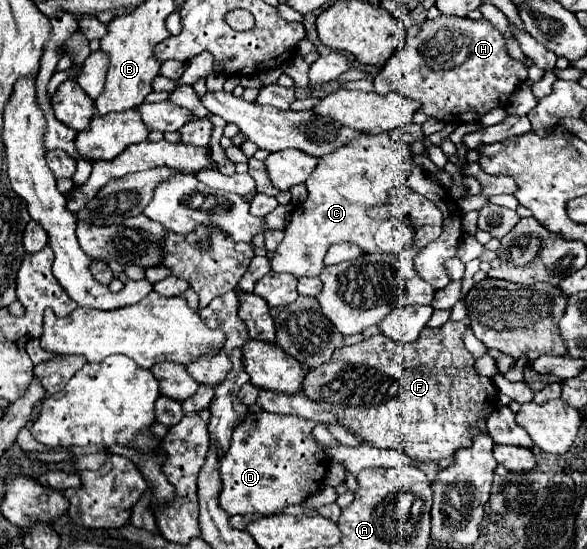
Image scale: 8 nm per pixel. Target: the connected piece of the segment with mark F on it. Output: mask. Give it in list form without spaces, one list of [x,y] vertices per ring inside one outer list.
[[[447,321],[437,329],[425,327],[417,343],[409,345],[401,345],[385,335],[375,335],[357,345],[341,347],[327,365],[307,373],[303,381],[303,393],[325,407],[325,411],[335,413],[347,429],[375,447],[397,449],[417,461],[439,461],[443,457],[451,457],[457,449],[473,445],[471,427],[487,433],[485,421],[495,407],[499,407],[499,391],[495,383],[489,377],[477,375],[473,369],[475,359],[463,345],[463,331],[463,321]]]

